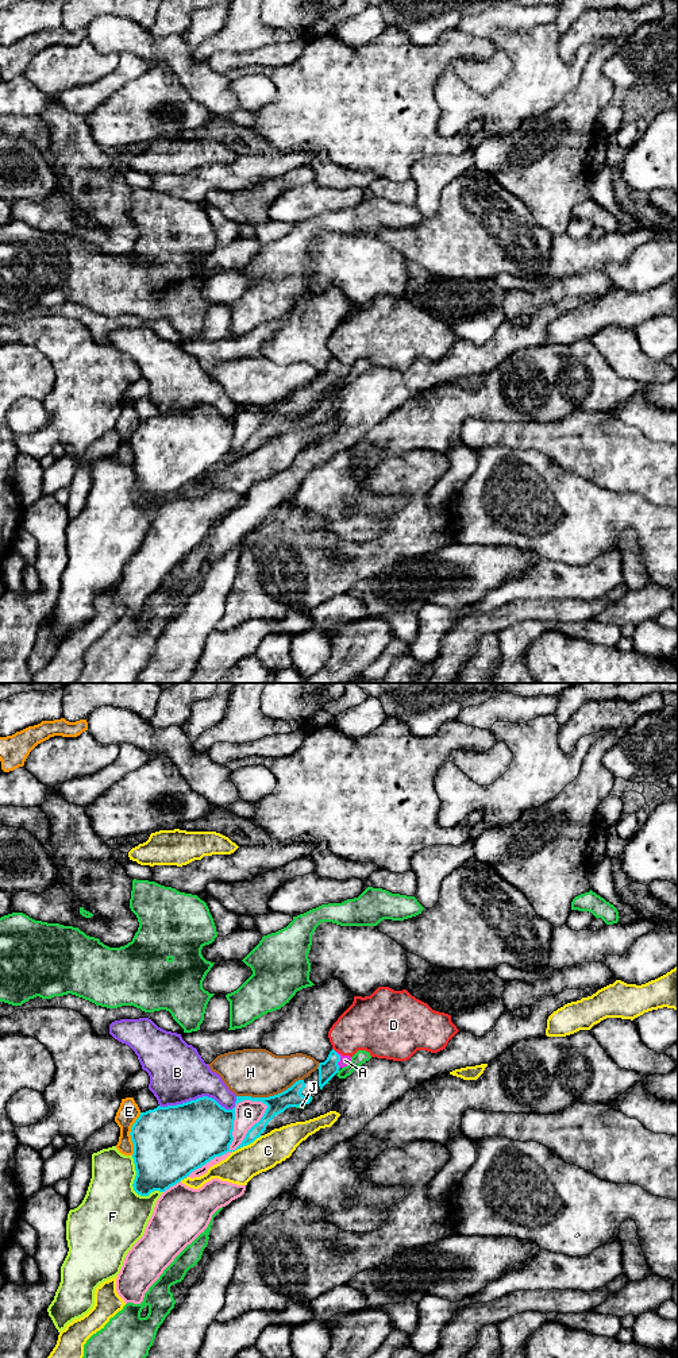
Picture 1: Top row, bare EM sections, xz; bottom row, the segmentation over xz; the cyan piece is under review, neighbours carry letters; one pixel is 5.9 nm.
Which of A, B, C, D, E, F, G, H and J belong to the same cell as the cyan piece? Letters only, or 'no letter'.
A

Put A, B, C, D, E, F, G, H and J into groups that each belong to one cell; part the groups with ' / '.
A / B / C / D / E / F / G / H / J

